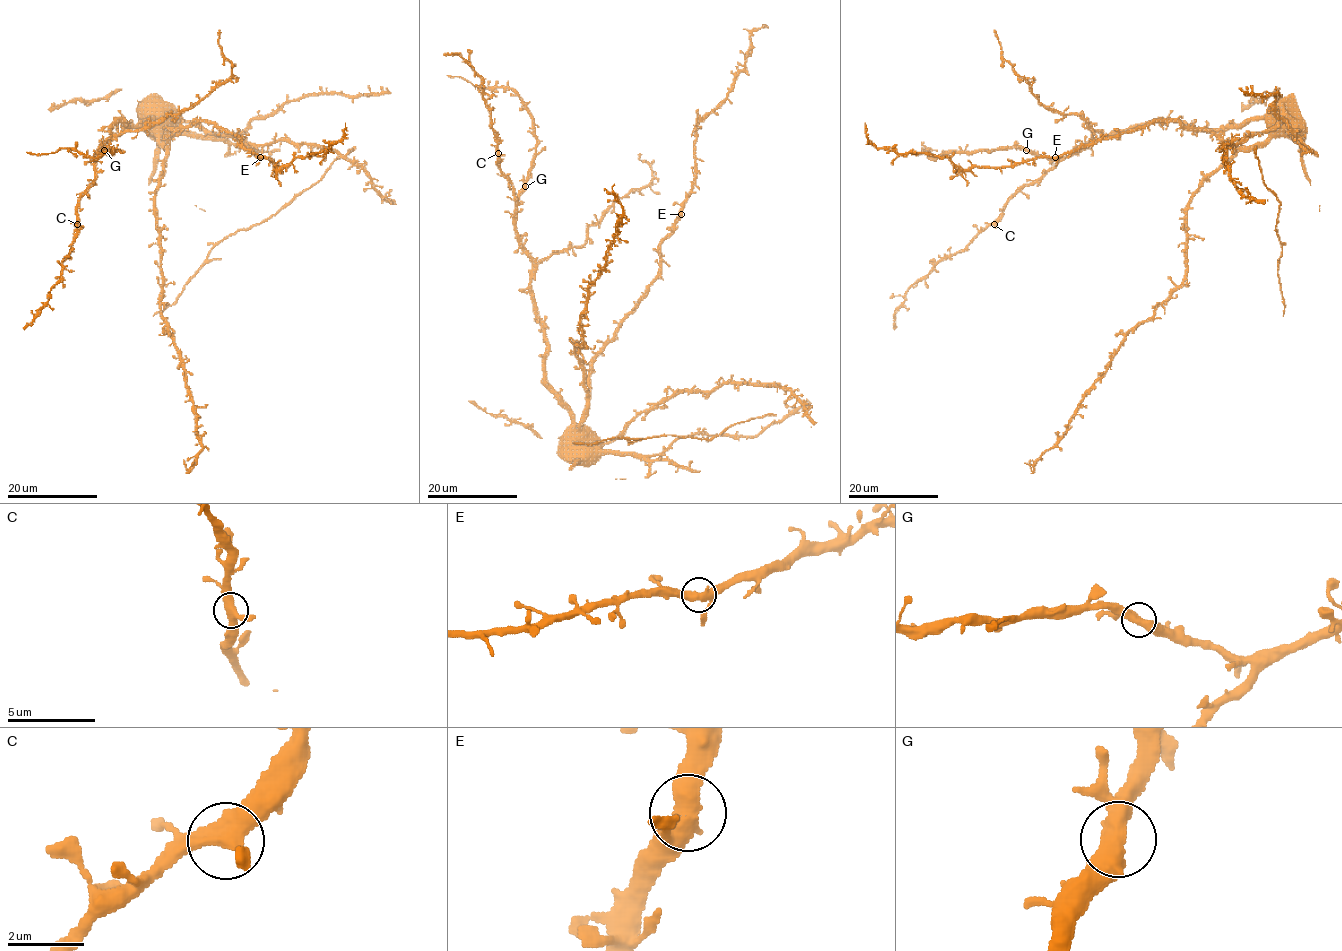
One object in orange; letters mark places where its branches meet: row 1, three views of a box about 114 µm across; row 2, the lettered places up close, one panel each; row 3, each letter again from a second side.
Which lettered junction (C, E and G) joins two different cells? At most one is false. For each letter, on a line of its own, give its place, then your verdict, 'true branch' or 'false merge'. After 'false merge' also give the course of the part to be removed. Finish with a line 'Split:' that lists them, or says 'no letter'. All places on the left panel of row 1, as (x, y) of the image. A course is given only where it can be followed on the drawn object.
C: place (77, 224); true branch
E: place (260, 157); true branch
G: place (104, 150); true branch
Split: no letter

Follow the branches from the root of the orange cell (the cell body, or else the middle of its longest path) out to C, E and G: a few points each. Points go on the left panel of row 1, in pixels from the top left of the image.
C: (174, 124), (151, 118), (127, 128), (118, 121), (110, 129), (95, 153), (95, 178), (77, 205), (77, 224)
E: (174, 124), (160, 137), (165, 146), (172, 131), (211, 121), (260, 158)
G: (174, 124), (151, 118), (125, 128), (126, 124), (118, 121), (95, 159), (104, 150)

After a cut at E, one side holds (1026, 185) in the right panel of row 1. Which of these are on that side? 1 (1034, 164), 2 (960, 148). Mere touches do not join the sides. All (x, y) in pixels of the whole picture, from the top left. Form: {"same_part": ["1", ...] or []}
{"same_part": ["2"]}

